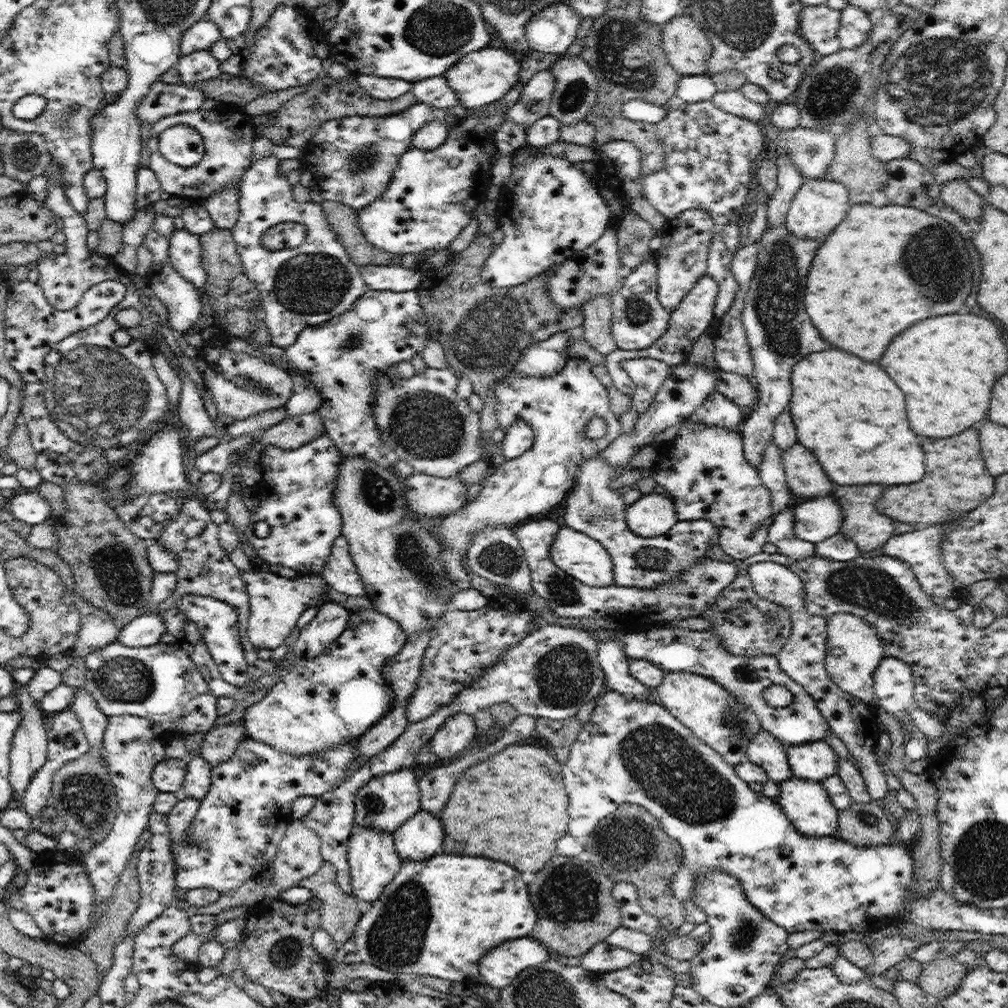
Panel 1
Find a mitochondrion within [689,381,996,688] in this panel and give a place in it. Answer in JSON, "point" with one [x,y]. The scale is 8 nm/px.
{"point":[866,588]}

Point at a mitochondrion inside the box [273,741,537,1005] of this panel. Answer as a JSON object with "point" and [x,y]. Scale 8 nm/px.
{"point":[398,936]}

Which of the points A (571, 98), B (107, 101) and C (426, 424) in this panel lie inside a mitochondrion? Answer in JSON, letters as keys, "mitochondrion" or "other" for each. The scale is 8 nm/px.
{"A":"mitochondrion","B":"other","C":"mitochondrion"}

